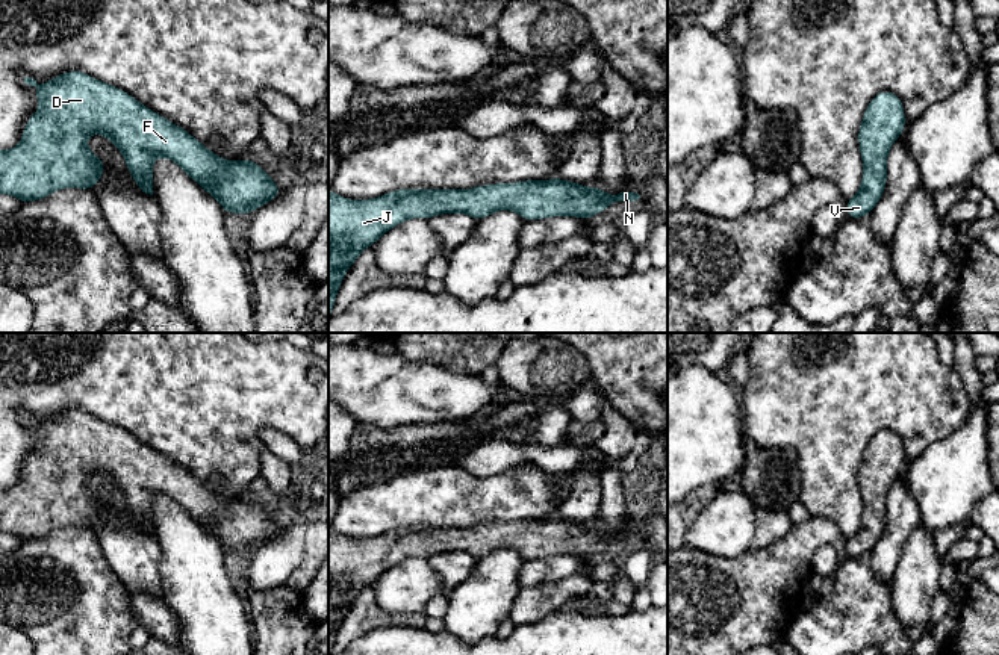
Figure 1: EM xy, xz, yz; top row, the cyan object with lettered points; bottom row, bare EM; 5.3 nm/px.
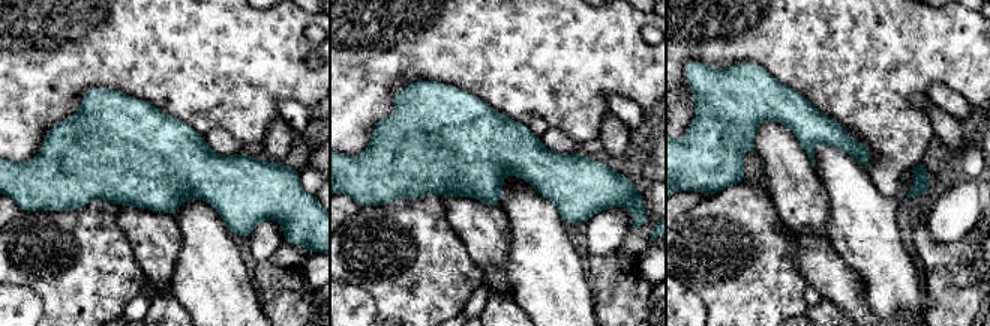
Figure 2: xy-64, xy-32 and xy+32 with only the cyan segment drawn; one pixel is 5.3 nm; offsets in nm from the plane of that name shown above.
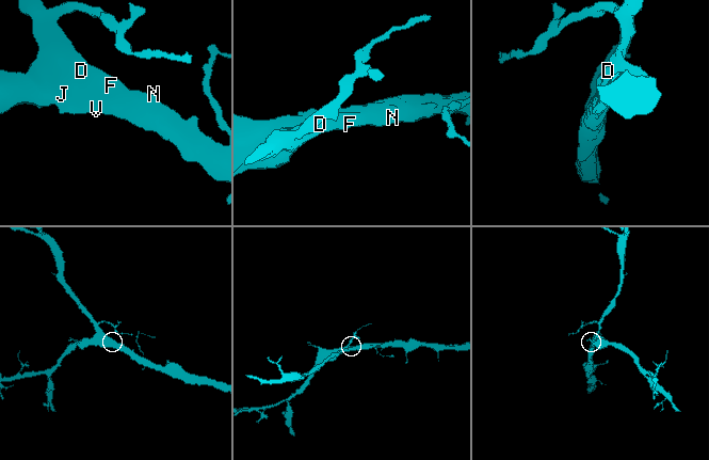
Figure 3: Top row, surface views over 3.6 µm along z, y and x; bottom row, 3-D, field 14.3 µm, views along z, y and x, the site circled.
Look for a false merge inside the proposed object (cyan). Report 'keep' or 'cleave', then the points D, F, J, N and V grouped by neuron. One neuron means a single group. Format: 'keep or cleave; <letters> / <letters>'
keep; D F J N V

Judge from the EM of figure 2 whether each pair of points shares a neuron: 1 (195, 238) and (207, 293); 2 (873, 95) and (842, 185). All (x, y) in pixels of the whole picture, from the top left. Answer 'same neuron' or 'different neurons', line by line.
1: same neuron
2: different neurons

